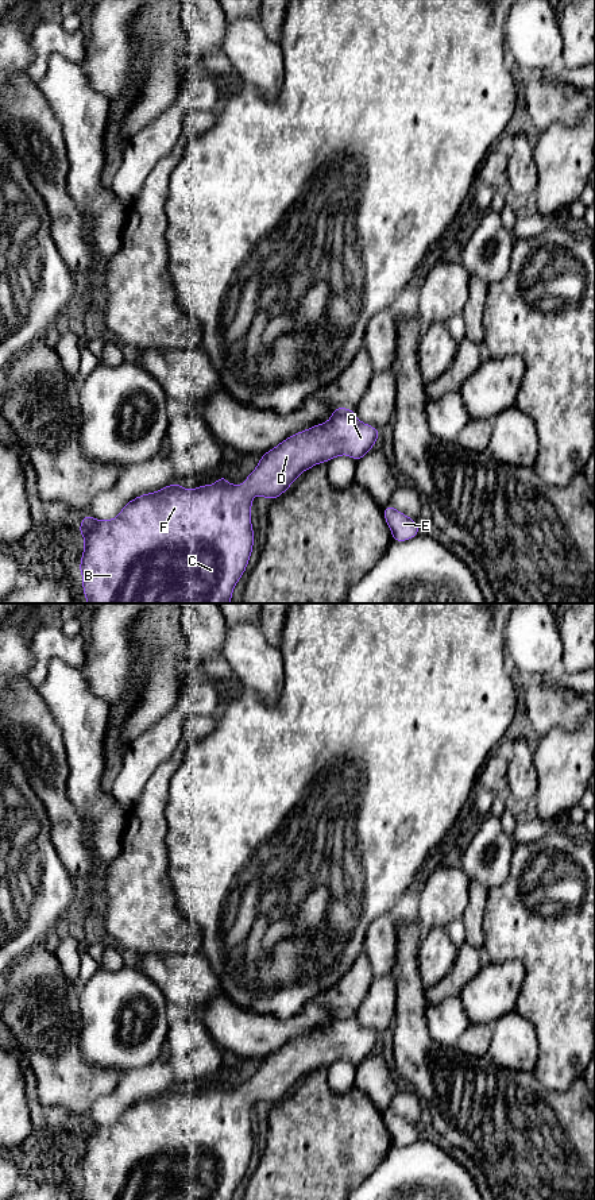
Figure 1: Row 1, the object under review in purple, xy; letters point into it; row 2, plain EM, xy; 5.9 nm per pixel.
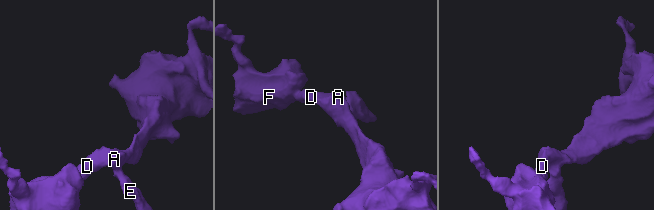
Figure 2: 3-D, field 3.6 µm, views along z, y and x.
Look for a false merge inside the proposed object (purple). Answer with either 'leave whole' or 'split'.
leave whole

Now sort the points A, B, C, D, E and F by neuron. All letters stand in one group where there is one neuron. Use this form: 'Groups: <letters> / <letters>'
Groups: A B C D E F

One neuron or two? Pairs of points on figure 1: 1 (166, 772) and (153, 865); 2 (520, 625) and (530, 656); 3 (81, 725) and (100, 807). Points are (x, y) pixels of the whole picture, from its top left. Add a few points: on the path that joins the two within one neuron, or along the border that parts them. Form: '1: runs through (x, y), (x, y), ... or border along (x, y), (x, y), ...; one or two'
1: runs through (155, 795), (153, 801), (153, 842); one
2: runs through (528, 633), (530, 636), (530, 648); one
3: runs through (84, 745), (85, 787); one

